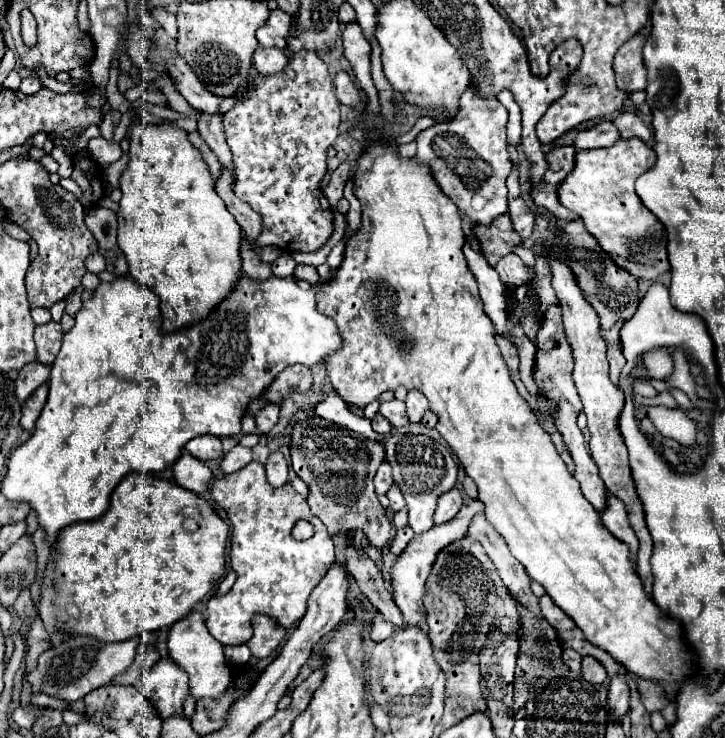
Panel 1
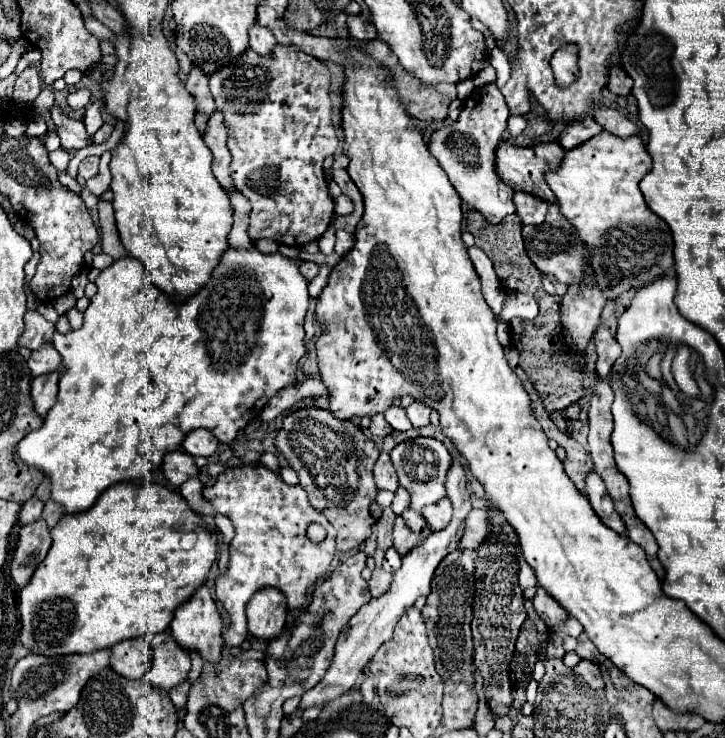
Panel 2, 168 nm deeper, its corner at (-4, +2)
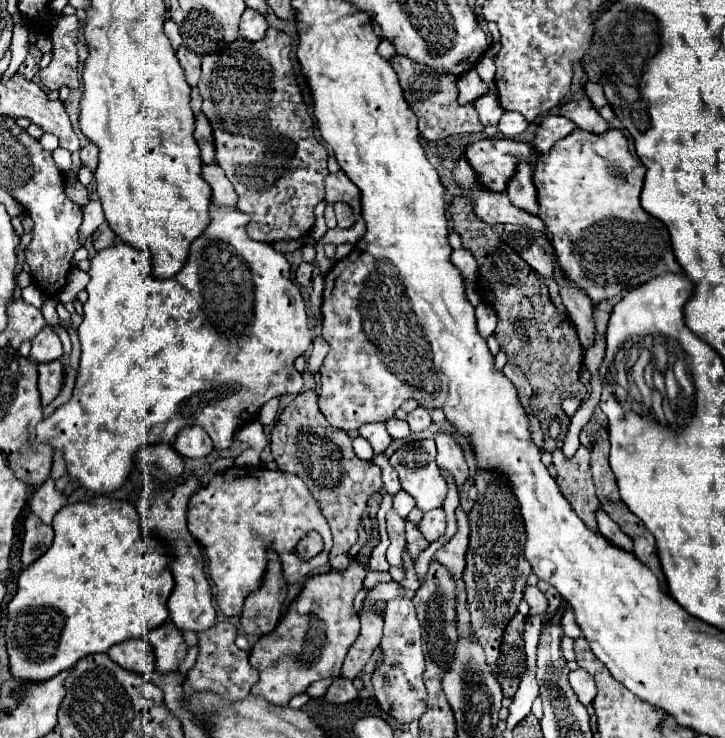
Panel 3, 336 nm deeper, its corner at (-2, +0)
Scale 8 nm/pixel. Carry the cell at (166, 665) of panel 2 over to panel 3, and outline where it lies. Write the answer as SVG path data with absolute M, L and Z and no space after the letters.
M166 621L164 625L152 629L146 639L154 645L156 653L156 671L160 675L168 675L178 671L178 665L186 657L186 643L182 639L182 633L176 629L172 621Z

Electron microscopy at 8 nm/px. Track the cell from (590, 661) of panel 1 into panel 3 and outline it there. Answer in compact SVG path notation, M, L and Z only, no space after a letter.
M578 667L576 671L570 671L568 679L570 679L570 685L576 691L578 699L584 705L588 705L588 703L594 701L594 697L596 697L596 685L594 685L594 679L592 679L592 675L588 671L584 671L584 669Z

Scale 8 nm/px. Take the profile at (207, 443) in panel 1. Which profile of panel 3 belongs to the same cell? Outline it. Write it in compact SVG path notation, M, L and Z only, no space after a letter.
M198 427L182 429L182 433L178 433L178 441L174 443L174 449L182 457L198 459L198 457L206 457L212 451L212 441L204 429Z

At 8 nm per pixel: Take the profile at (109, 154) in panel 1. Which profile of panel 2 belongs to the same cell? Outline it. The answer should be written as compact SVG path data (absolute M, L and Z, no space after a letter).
M60 107L50 109L50 119L56 125L56 133L60 137L62 149L82 149L88 145L88 133L80 119L66 117Z

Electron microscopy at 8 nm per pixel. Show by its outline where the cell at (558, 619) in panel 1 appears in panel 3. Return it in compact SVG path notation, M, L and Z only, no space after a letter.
M526 587L524 599L526 599L526 603L530 605L530 613L528 613L528 615L544 615L544 613L546 613L548 601L546 601L544 593L542 593L538 587Z

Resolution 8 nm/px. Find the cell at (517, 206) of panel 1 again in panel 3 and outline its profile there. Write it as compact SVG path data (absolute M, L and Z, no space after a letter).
M520 165L518 173L508 185L508 197L510 203L524 209L530 215L538 213L538 191L532 181L532 167L530 165Z

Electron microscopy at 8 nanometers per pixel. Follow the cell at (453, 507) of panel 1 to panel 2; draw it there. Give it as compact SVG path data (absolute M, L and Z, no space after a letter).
M444 497L444 499L440 499L438 503L424 507L422 515L424 515L424 519L428 521L430 531L440 531L440 529L444 529L444 527L450 523L450 519L452 519L452 503Z

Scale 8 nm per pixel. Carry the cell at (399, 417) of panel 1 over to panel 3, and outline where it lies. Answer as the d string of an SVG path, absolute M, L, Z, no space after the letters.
M392 417L392 419L386 421L386 429L388 429L388 433L390 433L392 439L402 439L402 437L406 437L410 433L408 423L402 421L402 419L396 419L396 417Z

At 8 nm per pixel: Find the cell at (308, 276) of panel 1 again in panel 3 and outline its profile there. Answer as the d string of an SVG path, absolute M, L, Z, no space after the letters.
M300 263L300 267L296 269L296 283L306 287L310 285L310 279L312 279L312 263Z

